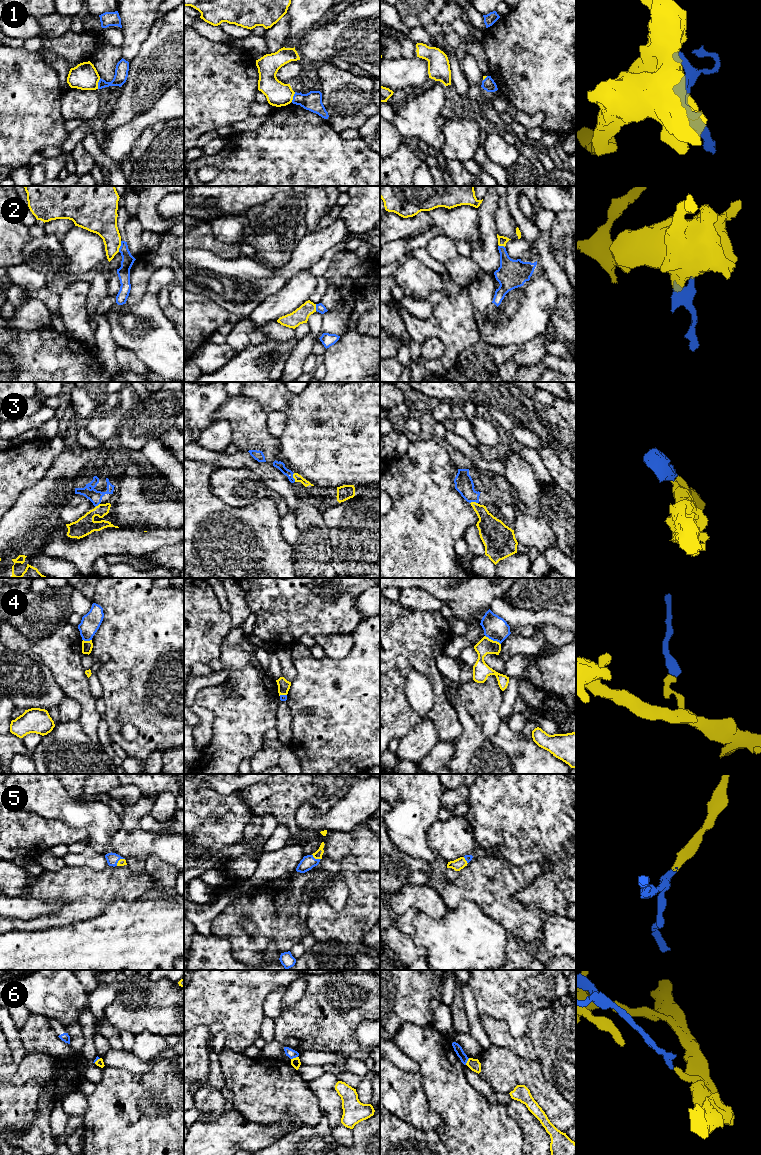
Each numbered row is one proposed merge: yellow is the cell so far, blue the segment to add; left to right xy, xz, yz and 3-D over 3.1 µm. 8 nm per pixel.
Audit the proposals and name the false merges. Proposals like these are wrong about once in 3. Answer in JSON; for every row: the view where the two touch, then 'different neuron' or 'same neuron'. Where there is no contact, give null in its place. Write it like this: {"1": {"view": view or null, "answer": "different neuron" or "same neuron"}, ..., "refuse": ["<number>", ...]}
{"1": {"view": "xy", "answer": "different neuron"}, "2": {"view": "xy", "answer": "different neuron"}, "3": {"view": "xz", "answer": "different neuron"}, "4": {"view": "yz", "answer": "different neuron"}, "5": {"view": "xz", "answer": "same neuron"}, "6": {"view": "xz", "answer": "different neuron"}, "refuse": ["1", "2", "3", "4", "6"]}

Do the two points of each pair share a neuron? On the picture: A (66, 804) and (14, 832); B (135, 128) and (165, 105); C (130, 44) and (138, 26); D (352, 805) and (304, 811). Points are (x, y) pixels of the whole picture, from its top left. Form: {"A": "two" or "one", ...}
{"A": "two", "B": "one", "C": "one", "D": "one"}

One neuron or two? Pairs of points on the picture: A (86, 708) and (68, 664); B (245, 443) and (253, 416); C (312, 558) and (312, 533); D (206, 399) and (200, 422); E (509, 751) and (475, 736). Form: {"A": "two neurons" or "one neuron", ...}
{"A": "one neuron", "B": "one neuron", "C": "one neuron", "D": "one neuron", "E": "two neurons"}

